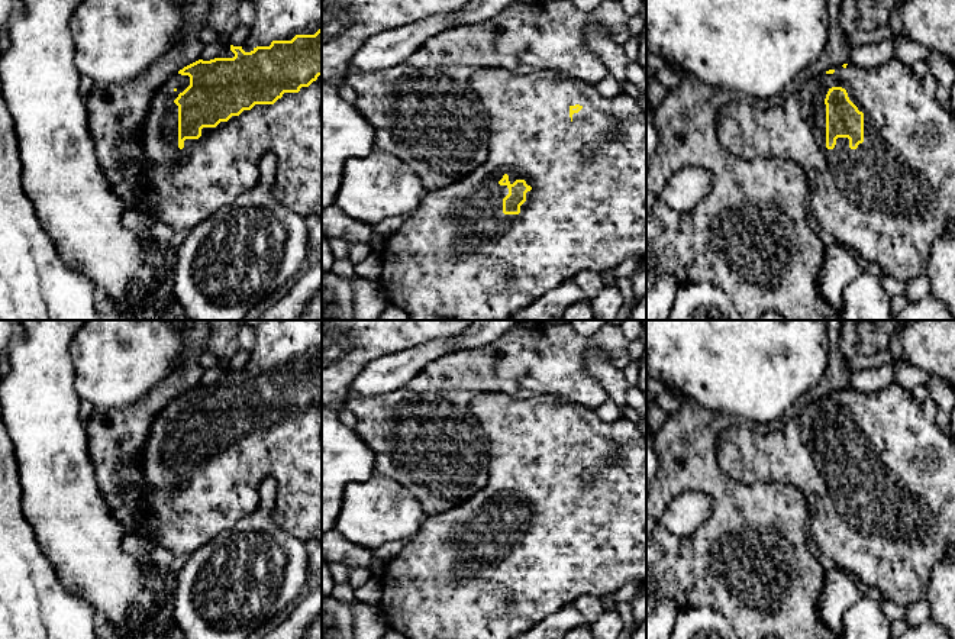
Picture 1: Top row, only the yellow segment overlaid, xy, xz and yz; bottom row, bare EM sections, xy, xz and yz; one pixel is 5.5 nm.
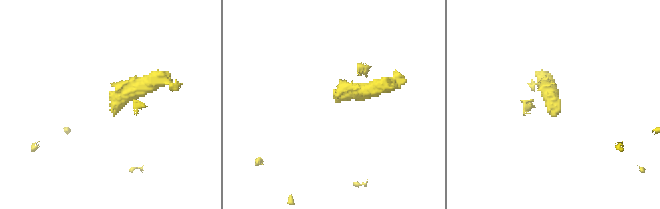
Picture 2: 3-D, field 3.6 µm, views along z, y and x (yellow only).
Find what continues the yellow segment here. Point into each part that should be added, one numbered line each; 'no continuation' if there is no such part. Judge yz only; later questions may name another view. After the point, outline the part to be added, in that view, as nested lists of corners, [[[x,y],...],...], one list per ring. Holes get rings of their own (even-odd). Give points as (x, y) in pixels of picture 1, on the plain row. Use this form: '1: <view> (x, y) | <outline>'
1: yz (889, 523) | [[[896,381],[877,391],[849,387],[845,393],[836,391],[833,398],[810,403],[778,430],[729,426],[717,436],[719,465],[743,485],[780,483],[796,487],[807,501],[810,536],[825,559],[907,609],[926,598],[935,564],[955,549],[955,440],[939,429],[936,414],[938,406],[930,397],[919,403],[910,390]],[[832,412],[845,413],[849,425],[864,438],[864,467],[856,474],[849,472],[848,462],[838,462],[833,474],[826,472],[825,423]]]

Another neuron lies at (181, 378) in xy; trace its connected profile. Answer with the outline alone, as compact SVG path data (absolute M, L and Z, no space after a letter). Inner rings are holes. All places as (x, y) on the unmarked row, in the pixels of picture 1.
M181 320L184 325L183 364L168 378L159 383L151 396L130 406L96 409L86 422L88 455L94 465L94 475L110 511L120 522L126 533L136 535L148 551L158 548L146 525L148 513L143 504L146 485L143 483L143 448L149 438L154 417L184 391L200 384L204 368L199 359L206 354L212 330L212 320Z

